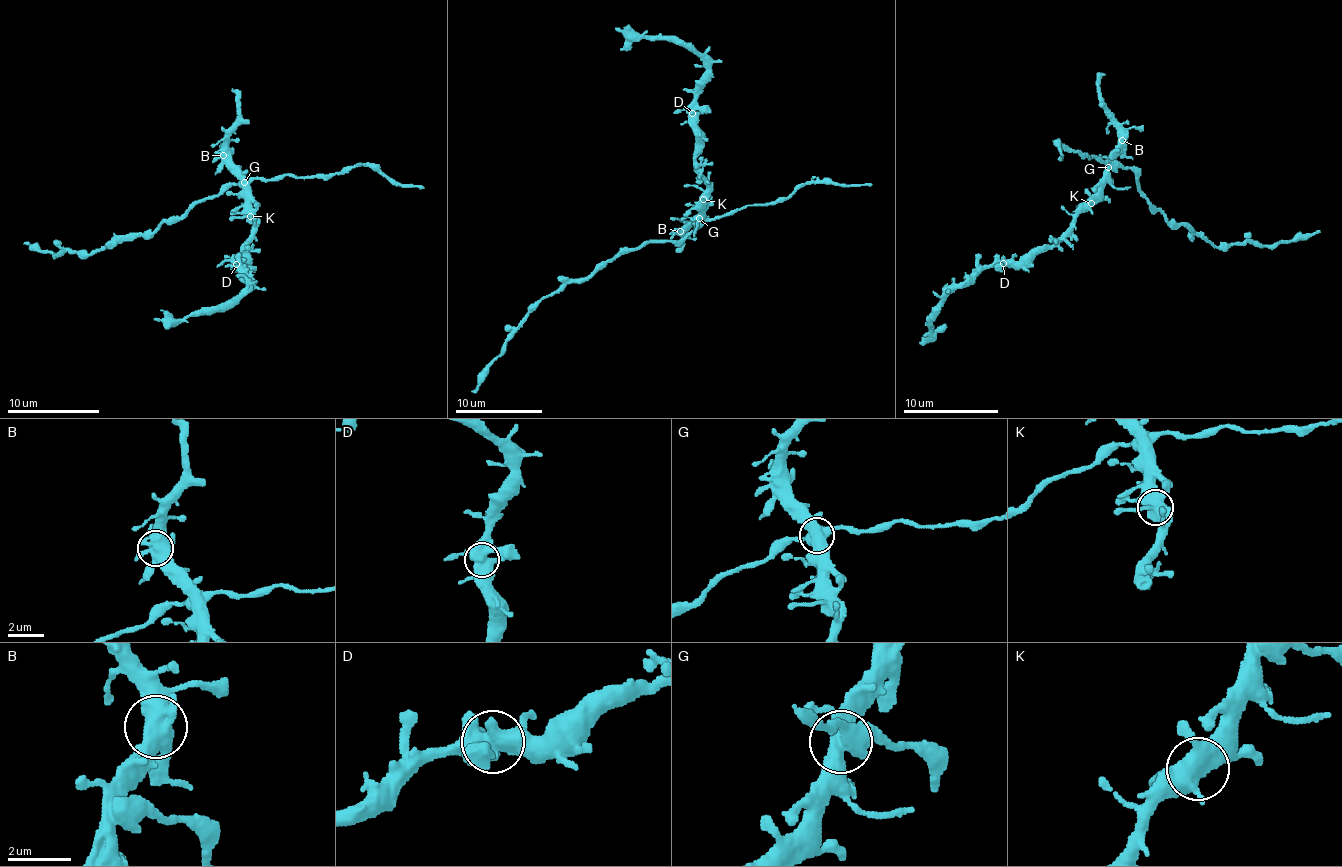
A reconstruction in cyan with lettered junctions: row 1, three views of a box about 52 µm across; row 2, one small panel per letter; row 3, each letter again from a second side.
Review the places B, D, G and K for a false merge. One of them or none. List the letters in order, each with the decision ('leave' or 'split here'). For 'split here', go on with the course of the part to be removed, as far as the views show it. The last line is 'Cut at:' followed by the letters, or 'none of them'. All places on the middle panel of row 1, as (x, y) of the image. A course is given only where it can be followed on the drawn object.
B: leave
D: leave
G: leave
K: leave
Cut at: none of them

